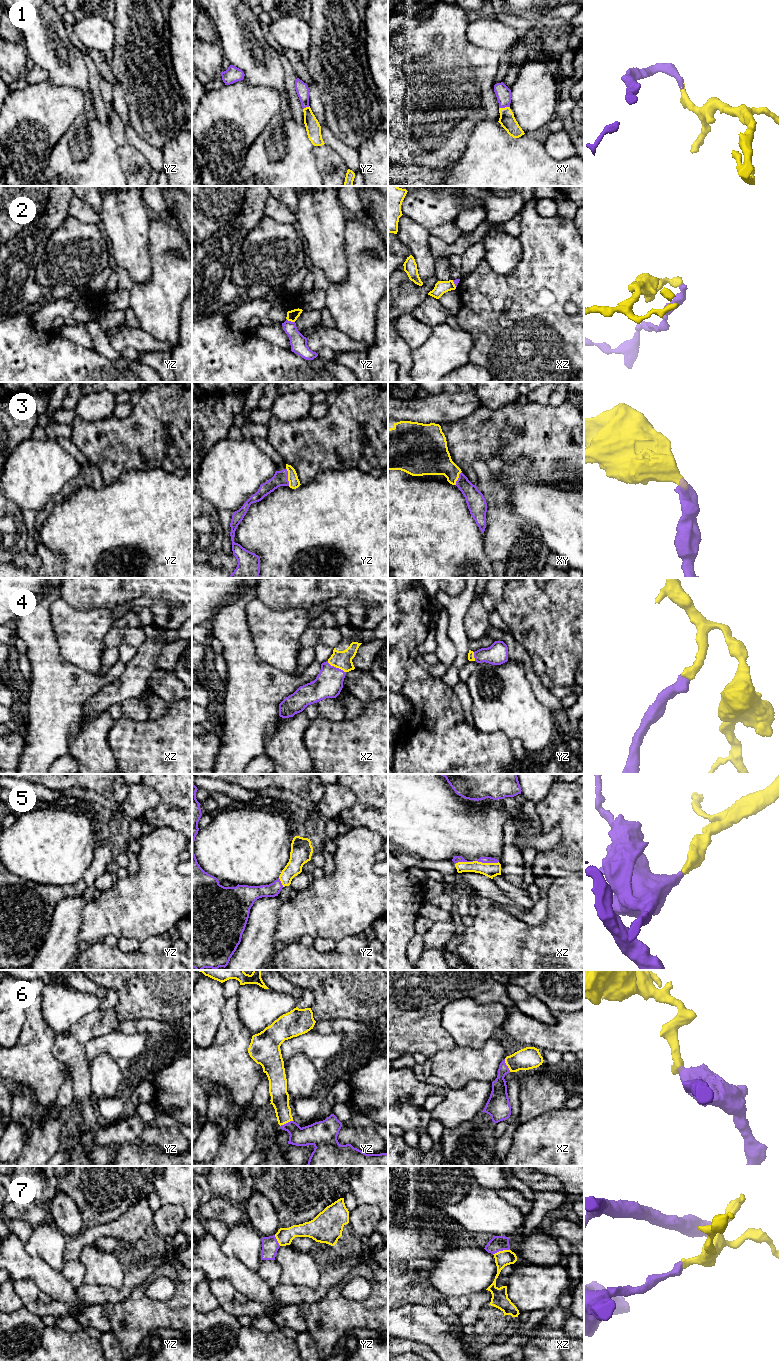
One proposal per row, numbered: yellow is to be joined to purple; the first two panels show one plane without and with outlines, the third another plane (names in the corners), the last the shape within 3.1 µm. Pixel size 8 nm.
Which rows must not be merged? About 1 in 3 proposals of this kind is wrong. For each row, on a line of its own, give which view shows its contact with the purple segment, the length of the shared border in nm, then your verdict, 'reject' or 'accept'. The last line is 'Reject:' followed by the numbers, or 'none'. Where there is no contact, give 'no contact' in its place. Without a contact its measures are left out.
1: xy | 90 nm | accept
2: yz | 70 nm | reject
3: yz | 150 nm | accept
4: xz | 180 nm | accept
5: xz | 190 nm | accept
6: yz | 120 nm | accept
7: xz | 140 nm | accept
Reject: 2

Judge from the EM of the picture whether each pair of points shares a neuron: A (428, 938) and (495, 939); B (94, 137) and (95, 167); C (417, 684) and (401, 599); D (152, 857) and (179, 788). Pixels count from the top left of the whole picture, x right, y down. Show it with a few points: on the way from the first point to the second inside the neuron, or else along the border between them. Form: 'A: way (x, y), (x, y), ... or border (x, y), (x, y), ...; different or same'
A: border (454, 934), (443, 947); different
B: way (94, 144), (94, 160); same
C: border (409, 657), (405, 665), (406, 679), (404, 681); different
D: border (153, 827), (171, 827), (181, 833); different

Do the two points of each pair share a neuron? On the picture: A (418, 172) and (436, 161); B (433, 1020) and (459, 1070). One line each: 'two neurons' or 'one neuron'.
A: two neurons
B: two neurons

